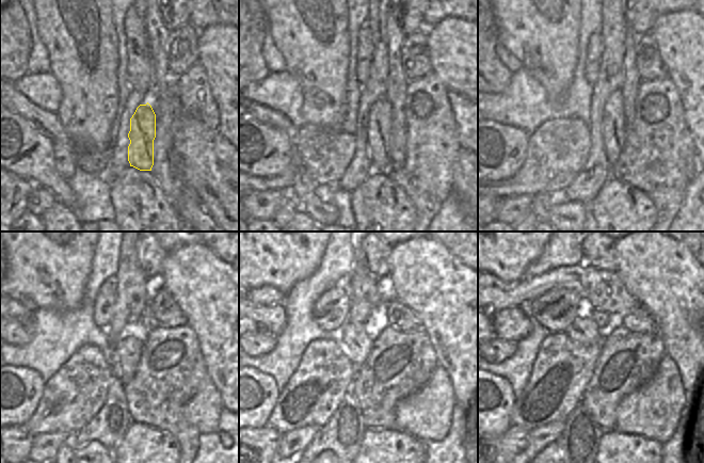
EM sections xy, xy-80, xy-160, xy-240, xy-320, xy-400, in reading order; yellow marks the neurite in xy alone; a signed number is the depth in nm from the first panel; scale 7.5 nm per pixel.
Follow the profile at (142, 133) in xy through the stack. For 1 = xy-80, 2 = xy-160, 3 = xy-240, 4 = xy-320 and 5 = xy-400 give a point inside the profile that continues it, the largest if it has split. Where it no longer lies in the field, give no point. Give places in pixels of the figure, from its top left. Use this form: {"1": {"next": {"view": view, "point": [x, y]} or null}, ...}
{"1": {"next": {"view": "xy-80", "point": [379, 125]}}, "2": {"next": {"view": "xy-160", "point": [613, 123]}}, "3": {"next": {"view": "xy-240", "point": [126, 351]}}, "4": {"next": {"view": "xy-320", "point": [357, 338]}}, "5": {"next": {"view": "xy-400", "point": [582, 330]}}}

